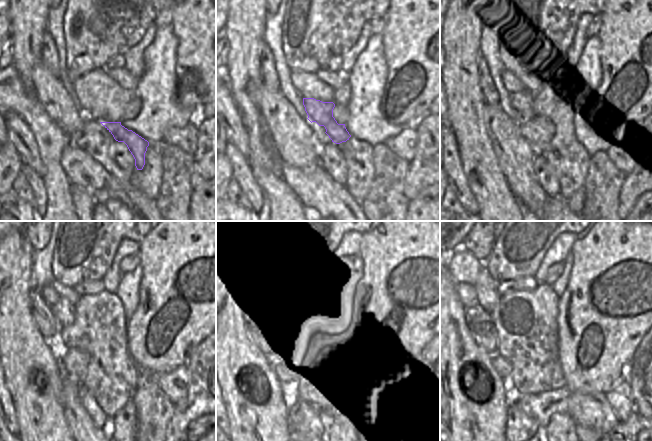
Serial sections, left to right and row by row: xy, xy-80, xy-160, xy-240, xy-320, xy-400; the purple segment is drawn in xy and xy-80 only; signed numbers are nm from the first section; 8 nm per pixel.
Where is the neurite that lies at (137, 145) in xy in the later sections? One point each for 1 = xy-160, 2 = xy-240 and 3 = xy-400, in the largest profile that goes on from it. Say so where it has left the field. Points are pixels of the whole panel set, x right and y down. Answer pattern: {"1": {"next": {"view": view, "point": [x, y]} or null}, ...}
{"1": {"next": {"view": "xy-160", "point": [522, 101]}}, "2": {"next": {"view": "xy-240", "point": [63, 311]}}, "3": {"next": {"view": "xy-400", "point": [487, 297]}}}

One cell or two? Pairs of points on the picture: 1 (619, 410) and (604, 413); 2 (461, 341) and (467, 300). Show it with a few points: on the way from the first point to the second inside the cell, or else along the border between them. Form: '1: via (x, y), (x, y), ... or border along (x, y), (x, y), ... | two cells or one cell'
1: border along (604, 394), (619, 421) | two cells
2: border along (454, 286), (460, 302), (465, 307) | two cells

